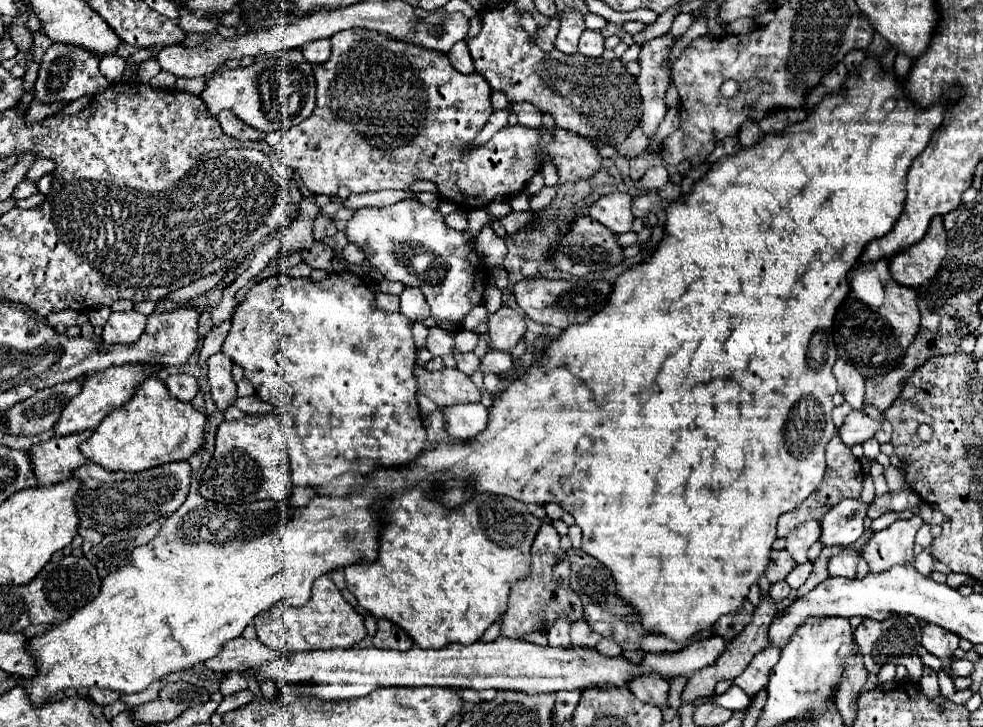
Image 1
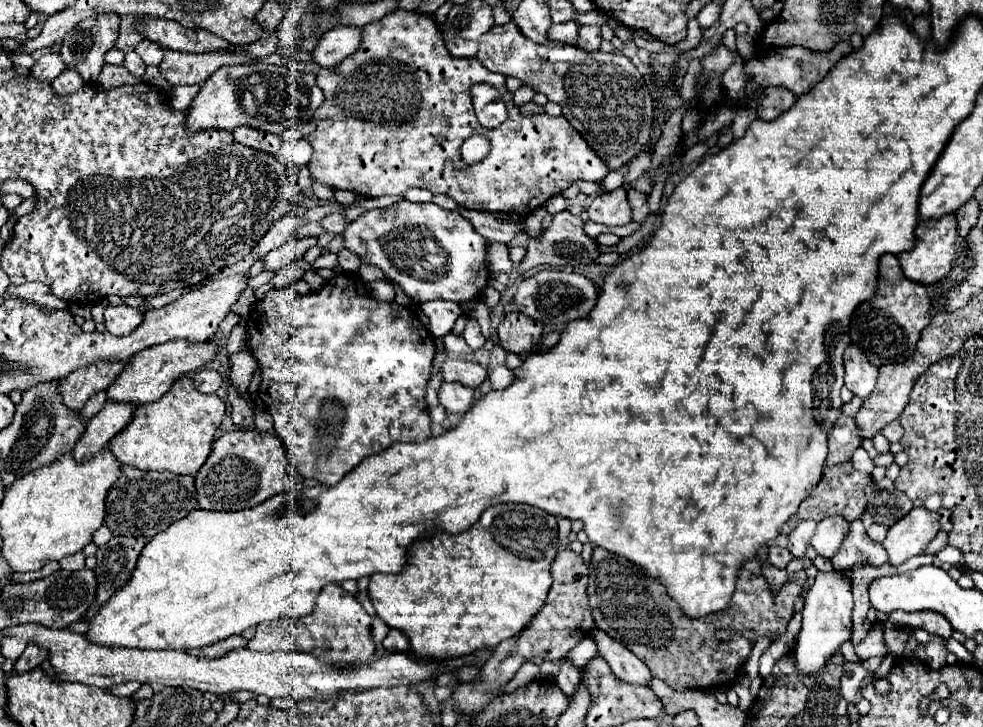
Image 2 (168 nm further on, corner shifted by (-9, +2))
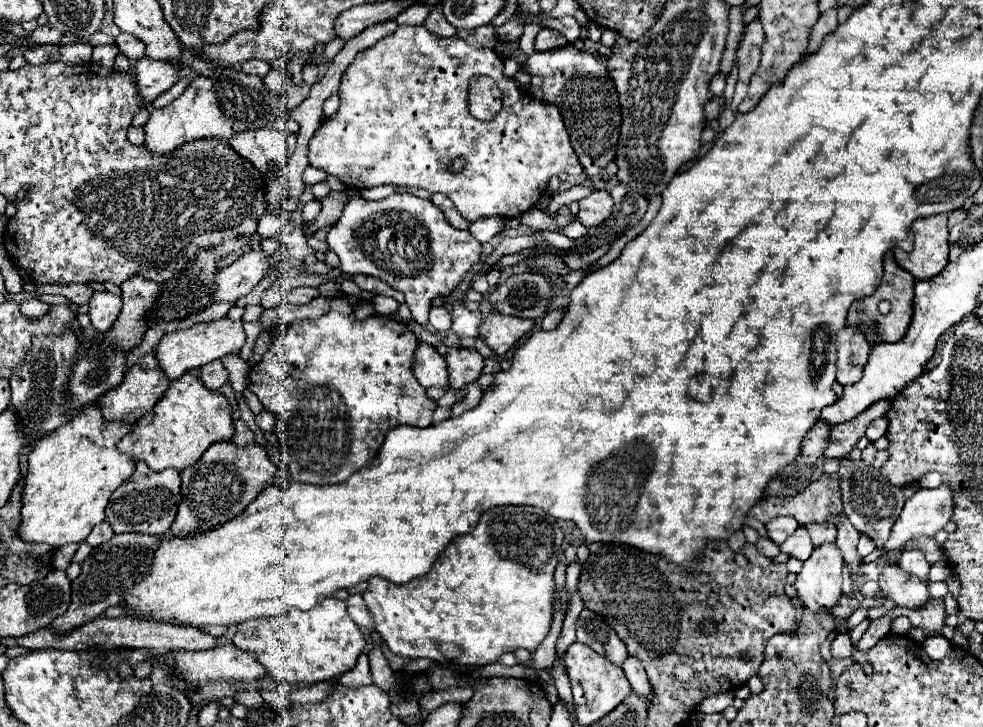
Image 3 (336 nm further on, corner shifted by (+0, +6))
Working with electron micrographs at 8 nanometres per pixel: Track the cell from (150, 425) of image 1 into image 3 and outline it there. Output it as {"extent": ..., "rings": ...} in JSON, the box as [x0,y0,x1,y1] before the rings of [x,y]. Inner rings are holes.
{"extent":[117,372,233,470],"rings":[[[185,372],[179,380],[173,380],[171,388],[155,404],[155,408],[151,412],[147,412],[141,420],[137,420],[131,436],[125,436],[117,444],[117,448],[121,452],[125,452],[125,454],[131,454],[135,460],[147,462],[149,468],[153,468],[153,470],[165,470],[165,468],[185,470],[187,466],[193,466],[211,444],[215,444],[215,442],[231,442],[231,438],[233,438],[233,416],[231,414],[233,412],[231,412],[227,396],[223,396],[221,392],[209,390],[201,382],[201,378],[197,374]]]}

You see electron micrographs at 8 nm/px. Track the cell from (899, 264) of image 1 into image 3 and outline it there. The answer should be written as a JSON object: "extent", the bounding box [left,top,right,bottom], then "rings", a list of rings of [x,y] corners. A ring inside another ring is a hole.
{"extent":[895,214,949,280],"rings":[[[935,214],[913,222],[915,246],[911,252],[895,250],[895,260],[917,280],[937,276],[949,262],[947,214]]]}

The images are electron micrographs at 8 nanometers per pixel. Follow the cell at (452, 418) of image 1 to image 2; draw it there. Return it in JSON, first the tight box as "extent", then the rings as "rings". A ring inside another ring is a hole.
{"extent":[438,384,476,416],"rings":[[[442,384],[438,390],[438,400],[446,408],[446,412],[460,416],[464,416],[476,402],[474,390],[462,384]]]}

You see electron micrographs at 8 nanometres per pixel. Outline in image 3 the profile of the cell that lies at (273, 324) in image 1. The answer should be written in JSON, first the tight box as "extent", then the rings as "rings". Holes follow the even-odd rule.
{"extent":[249,296,437,486],"rings":[[[341,296],[331,300],[329,314],[315,320],[297,320],[287,328],[279,328],[279,338],[267,350],[263,360],[251,366],[249,390],[259,398],[263,408],[277,418],[273,434],[283,444],[281,448],[285,456],[293,460],[287,462],[287,466],[295,482],[313,486],[341,484],[363,468],[359,464],[371,462],[367,456],[375,456],[391,428],[401,424],[419,424],[419,428],[431,426],[437,404],[413,376],[411,364],[415,348],[417,338],[409,328],[379,314],[367,320],[357,320],[351,304]]]}

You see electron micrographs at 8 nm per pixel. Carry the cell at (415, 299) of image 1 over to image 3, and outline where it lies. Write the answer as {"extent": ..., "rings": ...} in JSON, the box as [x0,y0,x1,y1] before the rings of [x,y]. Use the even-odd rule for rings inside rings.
{"extent":[429,306,451,332],"rings":[[[443,306],[431,308],[431,312],[429,312],[429,324],[431,324],[437,332],[445,332],[445,330],[451,328],[451,314],[449,314]]]}

